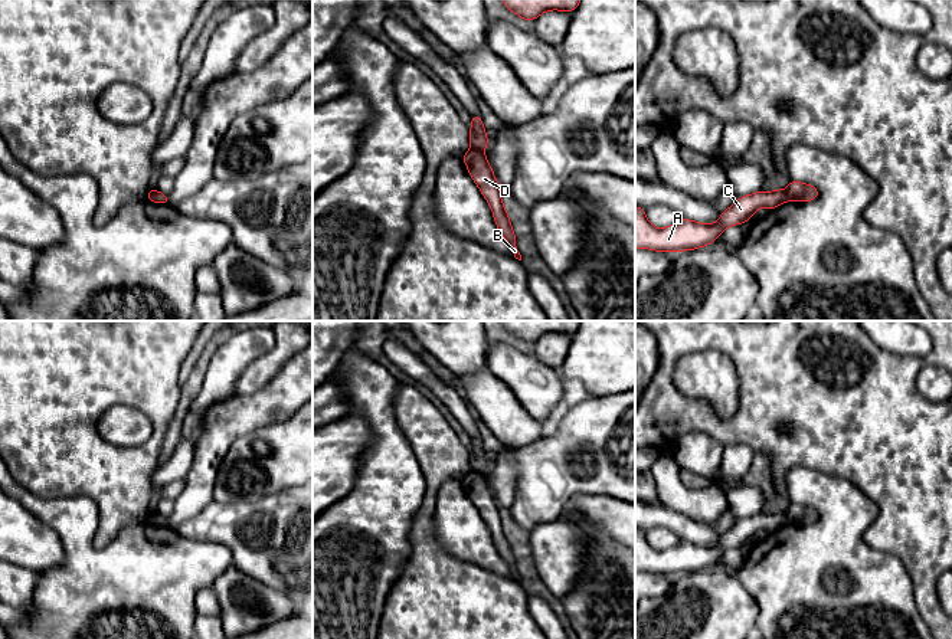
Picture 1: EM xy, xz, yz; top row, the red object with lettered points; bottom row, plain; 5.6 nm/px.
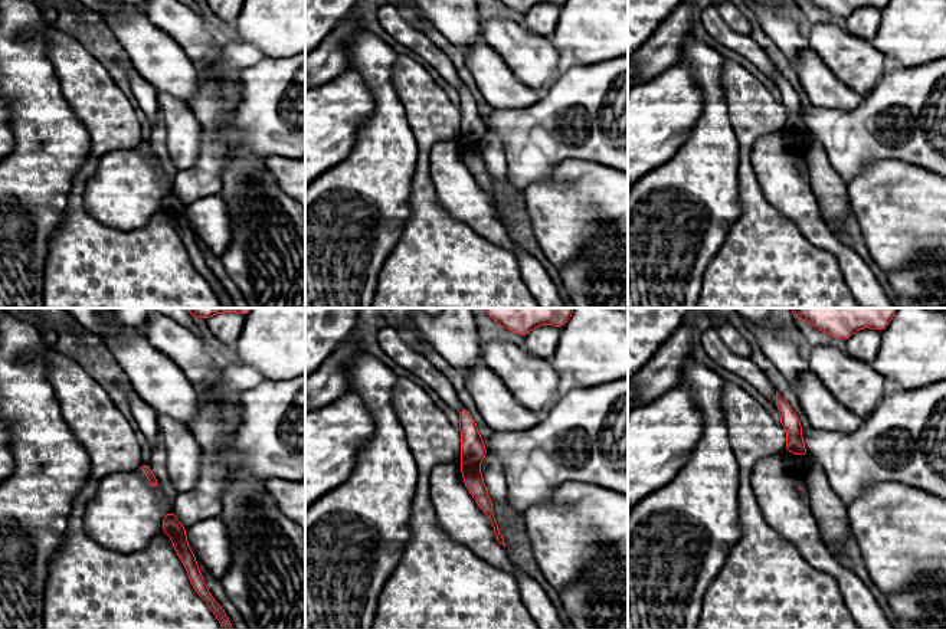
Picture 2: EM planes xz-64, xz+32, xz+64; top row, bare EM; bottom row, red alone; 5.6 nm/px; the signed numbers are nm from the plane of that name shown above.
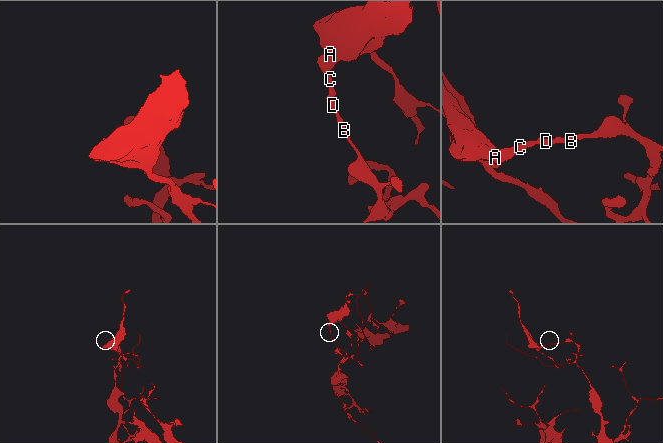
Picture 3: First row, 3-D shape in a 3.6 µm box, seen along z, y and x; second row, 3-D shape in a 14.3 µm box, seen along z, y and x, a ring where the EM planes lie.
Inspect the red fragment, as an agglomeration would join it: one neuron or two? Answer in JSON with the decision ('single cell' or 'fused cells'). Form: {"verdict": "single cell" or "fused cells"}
{"verdict": "fused cells"}

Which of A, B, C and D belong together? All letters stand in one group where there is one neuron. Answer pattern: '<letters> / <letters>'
A C / B D

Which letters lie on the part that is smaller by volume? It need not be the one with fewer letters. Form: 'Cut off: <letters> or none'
Cut off: A, C

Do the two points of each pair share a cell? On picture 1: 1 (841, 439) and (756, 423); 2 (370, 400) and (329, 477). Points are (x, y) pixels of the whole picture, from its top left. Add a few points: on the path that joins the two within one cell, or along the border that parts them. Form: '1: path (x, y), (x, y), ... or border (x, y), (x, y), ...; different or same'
1: path (820, 439), (810, 442), (778, 442); same
2: border (344, 415), (359, 415), (370, 431), (362, 451); different

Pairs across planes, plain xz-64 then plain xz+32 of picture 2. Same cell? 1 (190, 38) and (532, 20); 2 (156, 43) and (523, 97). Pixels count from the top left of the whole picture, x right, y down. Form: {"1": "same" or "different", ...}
{"1": "different", "2": "same"}

